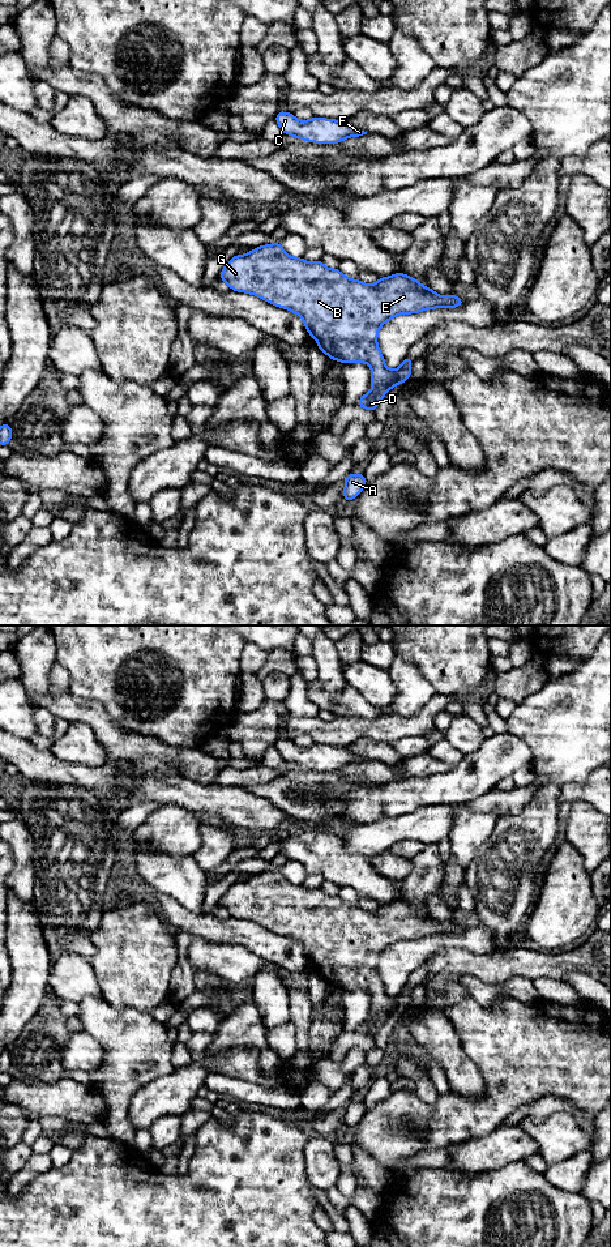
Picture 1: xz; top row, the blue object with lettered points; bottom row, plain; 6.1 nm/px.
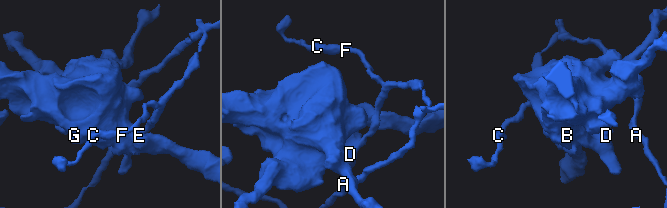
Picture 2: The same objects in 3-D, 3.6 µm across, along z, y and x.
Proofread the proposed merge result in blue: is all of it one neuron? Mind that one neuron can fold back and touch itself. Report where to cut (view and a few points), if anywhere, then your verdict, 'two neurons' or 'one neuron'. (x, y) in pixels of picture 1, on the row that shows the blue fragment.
cut xz (396, 370), (396, 376), (388, 385), (383, 389), (372, 388); two neurons

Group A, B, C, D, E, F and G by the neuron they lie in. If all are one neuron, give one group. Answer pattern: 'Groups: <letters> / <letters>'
Groups: A C D F / B E G

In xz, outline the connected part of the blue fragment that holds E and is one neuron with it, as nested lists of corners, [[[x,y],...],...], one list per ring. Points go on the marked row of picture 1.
[[[279,242],[261,245],[245,255],[234,256],[219,277],[232,291],[256,295],[275,307],[286,308],[303,319],[304,326],[319,349],[330,359],[342,363],[367,363],[372,371],[372,388],[384,390],[394,377],[377,346],[379,329],[398,315],[418,313],[433,308],[456,308],[465,303],[454,294],[440,296],[416,278],[401,272],[380,277],[373,285],[351,279],[337,269],[326,268],[321,260],[308,262],[291,257]]]

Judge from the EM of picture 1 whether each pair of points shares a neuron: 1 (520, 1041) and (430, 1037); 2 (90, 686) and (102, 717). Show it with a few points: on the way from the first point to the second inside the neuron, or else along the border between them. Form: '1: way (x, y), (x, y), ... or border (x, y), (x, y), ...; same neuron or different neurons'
1: border (441, 1012), (451, 1023), (464, 1051), (475, 1064); different neurons
2: border (69, 688), (85, 700), (98, 701), (118, 724); different neurons

